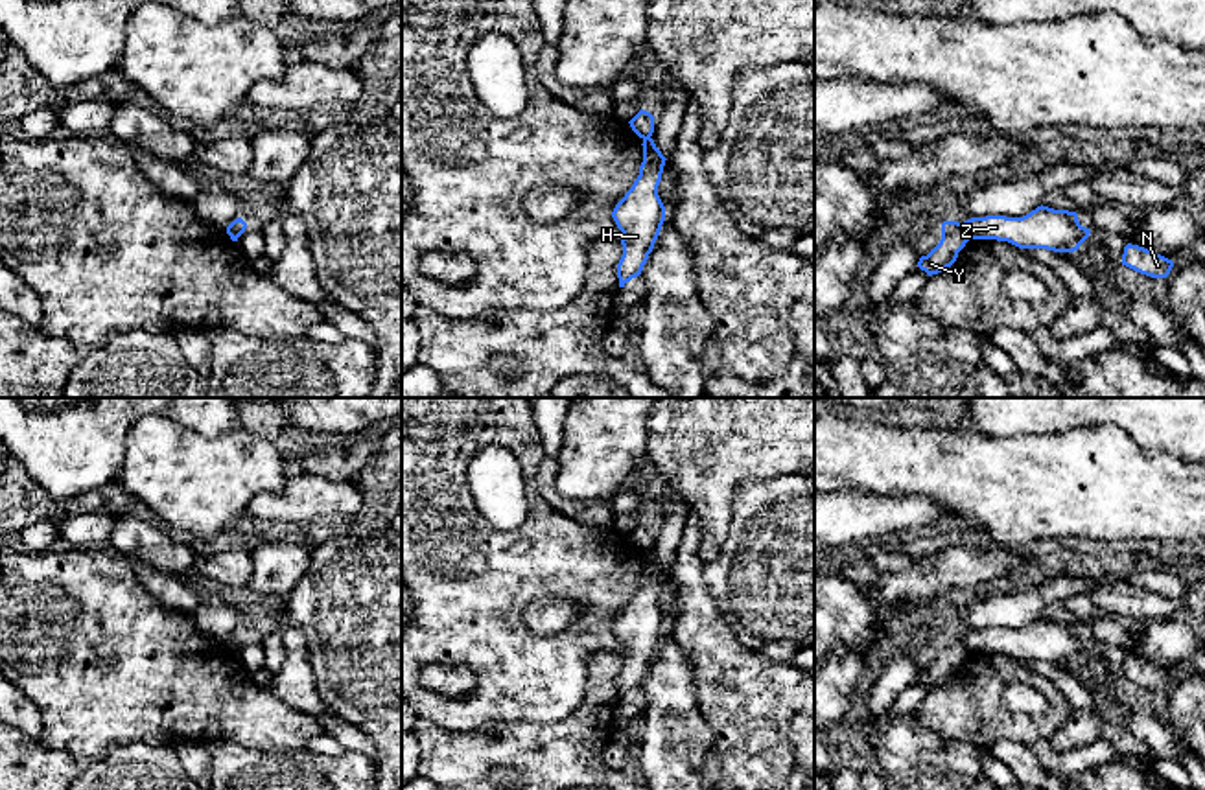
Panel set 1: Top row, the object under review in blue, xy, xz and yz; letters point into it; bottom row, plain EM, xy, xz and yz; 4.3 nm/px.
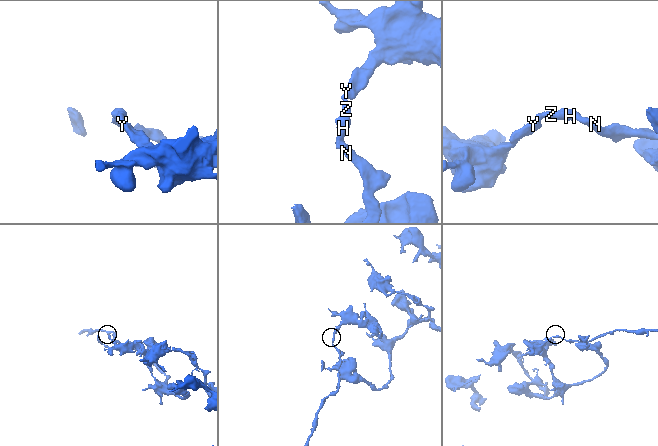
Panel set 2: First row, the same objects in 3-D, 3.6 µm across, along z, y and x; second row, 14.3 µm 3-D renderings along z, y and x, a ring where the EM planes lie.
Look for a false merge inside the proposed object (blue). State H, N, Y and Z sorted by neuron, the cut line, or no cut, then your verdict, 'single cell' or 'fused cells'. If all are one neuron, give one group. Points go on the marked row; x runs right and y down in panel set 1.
H N Z / Y | yz (960, 223), (970, 238) | fused cells

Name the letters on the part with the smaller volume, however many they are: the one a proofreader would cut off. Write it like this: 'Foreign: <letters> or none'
Foreign: H, N, Z

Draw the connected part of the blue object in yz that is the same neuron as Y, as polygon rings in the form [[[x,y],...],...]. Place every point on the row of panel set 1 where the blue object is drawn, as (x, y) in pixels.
[[[943,221],[940,243],[927,256],[919,258],[918,267],[929,276],[943,273],[956,261],[958,252],[965,247],[967,241],[969,238],[962,223]]]

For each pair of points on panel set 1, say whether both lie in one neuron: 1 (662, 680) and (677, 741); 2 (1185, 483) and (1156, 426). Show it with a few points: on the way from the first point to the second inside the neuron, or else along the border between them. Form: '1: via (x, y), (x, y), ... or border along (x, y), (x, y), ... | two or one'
1: via (671, 695), (673, 726) | one
2: border along (1128, 435), (1145, 448), (1165, 450), (1185, 461) | two

